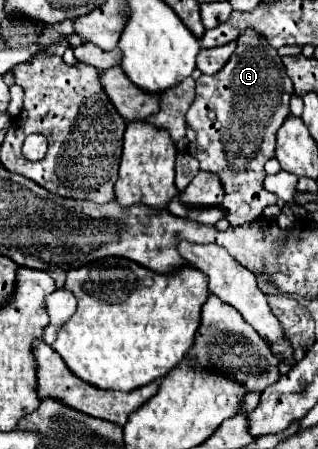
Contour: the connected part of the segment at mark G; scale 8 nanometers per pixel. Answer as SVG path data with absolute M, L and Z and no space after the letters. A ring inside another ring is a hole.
M245 29L239 35L237 49L221 71L197 79L197 97L187 111L187 125L197 133L195 143L189 145L189 153L201 163L203 171L219 175L225 187L221 205L227 209L231 225L255 221L267 205L275 205L277 201L263 187L263 167L275 157L275 133L289 115L291 95L293 83L283 71L281 57L253 29ZM207 111L215 111L215 121L207 119Z

